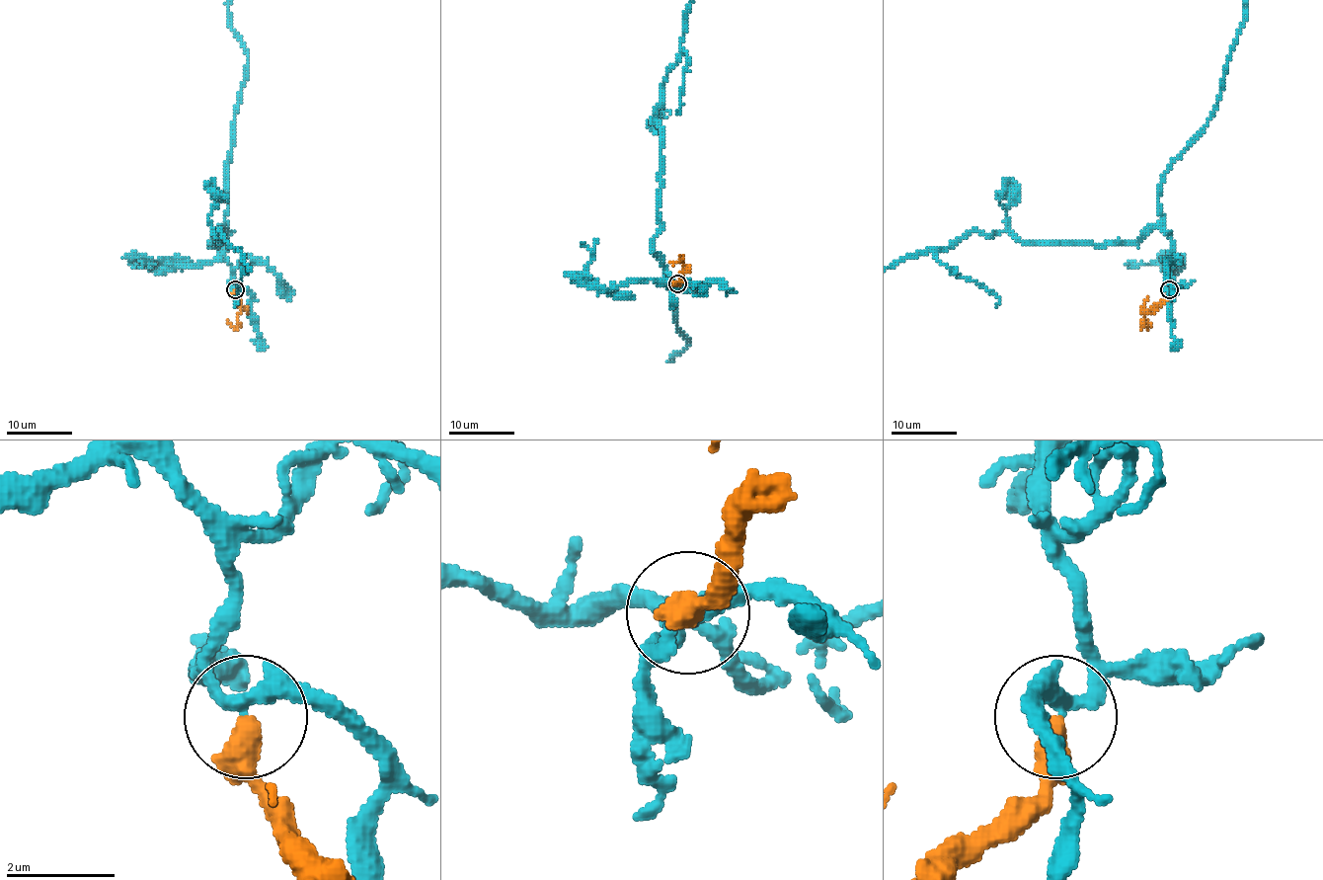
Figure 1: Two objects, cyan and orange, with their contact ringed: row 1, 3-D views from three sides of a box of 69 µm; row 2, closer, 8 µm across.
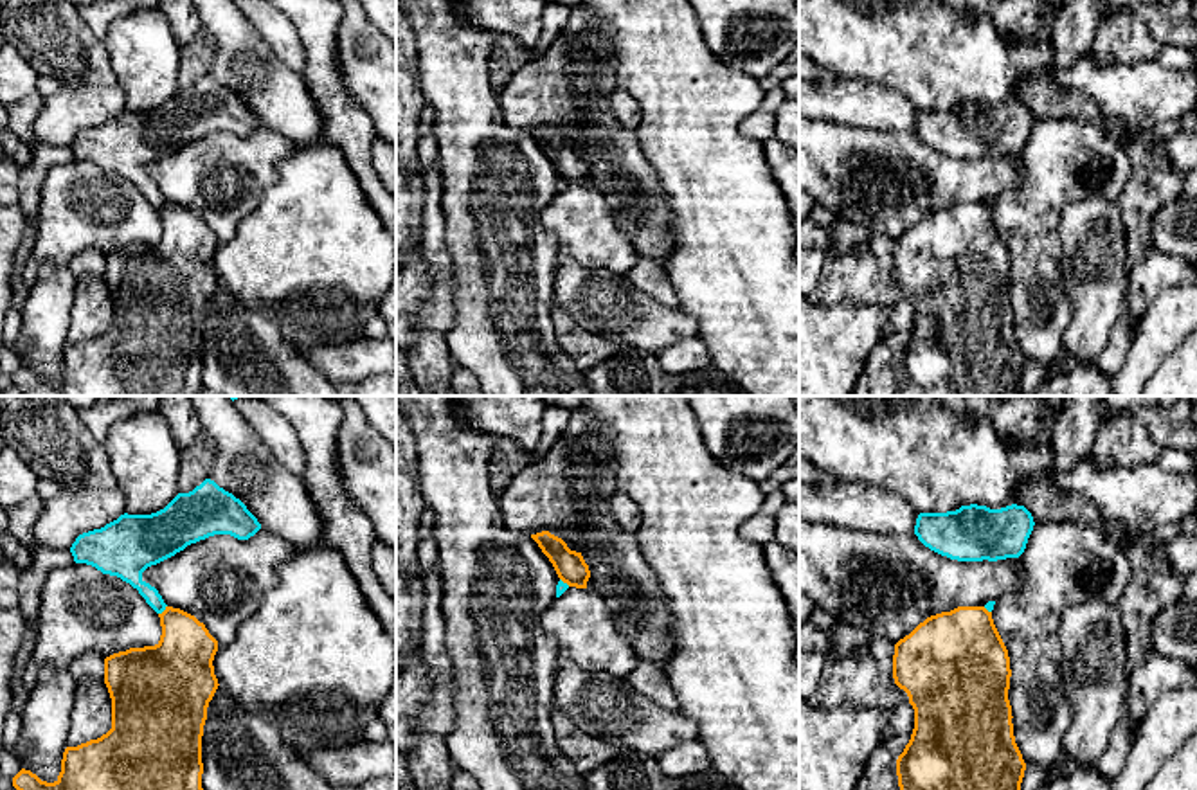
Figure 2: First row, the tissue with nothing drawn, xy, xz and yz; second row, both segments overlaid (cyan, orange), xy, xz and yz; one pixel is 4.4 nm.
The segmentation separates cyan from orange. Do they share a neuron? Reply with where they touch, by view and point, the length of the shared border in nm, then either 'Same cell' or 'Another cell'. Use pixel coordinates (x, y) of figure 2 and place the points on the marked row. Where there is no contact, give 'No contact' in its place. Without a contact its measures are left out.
Touches cyan at xy (162, 610). Shared border 60 nm. Another cell

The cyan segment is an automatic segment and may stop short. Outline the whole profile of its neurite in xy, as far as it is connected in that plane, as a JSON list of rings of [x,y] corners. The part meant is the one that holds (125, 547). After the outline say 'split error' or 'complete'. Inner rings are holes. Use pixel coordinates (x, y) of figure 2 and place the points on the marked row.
[[[205,479],[189,493],[178,493],[164,509],[151,515],[121,515],[117,520],[101,529],[83,533],[70,547],[76,563],[86,563],[103,574],[117,576],[130,583],[146,603],[157,612],[166,610],[158,590],[142,579],[142,572],[157,565],[187,545],[214,534],[230,534],[238,540],[248,540],[261,529],[257,518],[232,493],[220,488],[214,480]]] | complete

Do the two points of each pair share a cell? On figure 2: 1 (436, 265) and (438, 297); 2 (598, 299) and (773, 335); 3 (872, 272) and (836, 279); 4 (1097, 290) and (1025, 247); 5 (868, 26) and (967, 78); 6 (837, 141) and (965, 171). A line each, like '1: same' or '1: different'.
1: same
2: different
3: same
4: different
5: same
6: same

